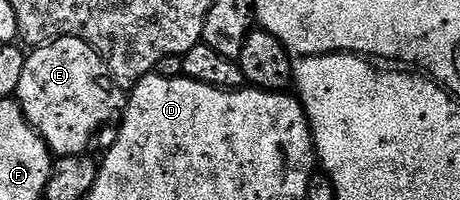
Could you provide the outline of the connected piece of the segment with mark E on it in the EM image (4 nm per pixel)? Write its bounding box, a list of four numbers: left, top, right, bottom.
[16,37,124,157]

